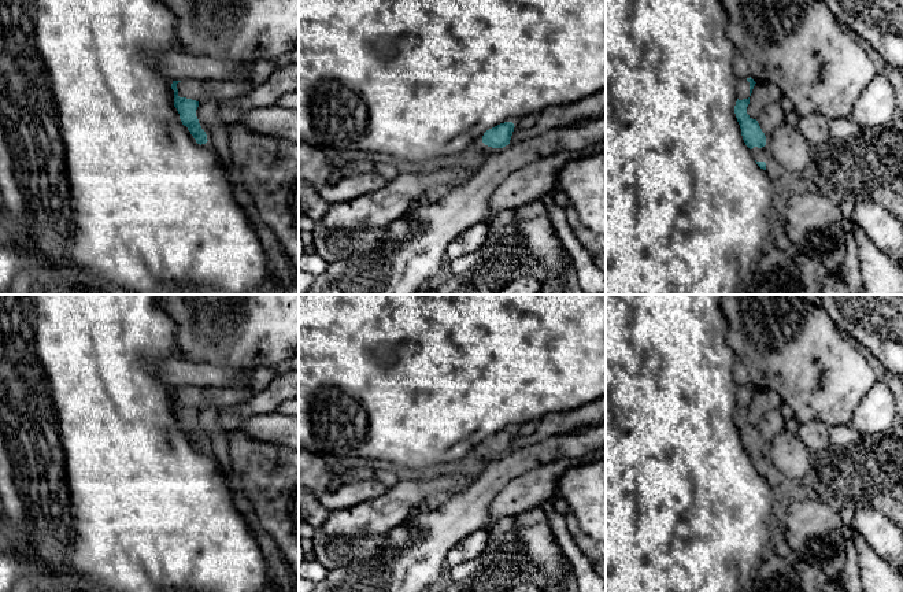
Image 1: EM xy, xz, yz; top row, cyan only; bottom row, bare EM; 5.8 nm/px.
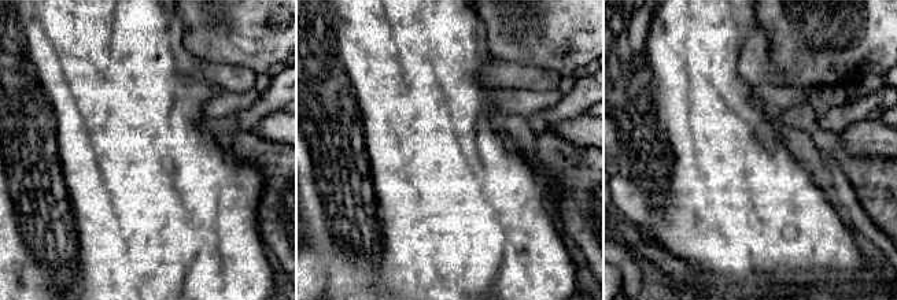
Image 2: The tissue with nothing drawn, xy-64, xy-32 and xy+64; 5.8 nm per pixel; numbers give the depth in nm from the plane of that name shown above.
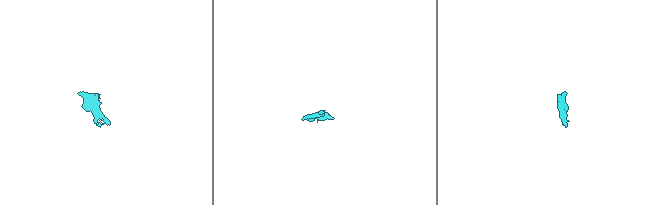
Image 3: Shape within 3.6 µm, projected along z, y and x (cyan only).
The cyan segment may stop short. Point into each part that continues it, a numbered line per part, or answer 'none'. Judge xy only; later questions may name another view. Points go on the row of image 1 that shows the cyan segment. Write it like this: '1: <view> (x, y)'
1: xy (217, 91)

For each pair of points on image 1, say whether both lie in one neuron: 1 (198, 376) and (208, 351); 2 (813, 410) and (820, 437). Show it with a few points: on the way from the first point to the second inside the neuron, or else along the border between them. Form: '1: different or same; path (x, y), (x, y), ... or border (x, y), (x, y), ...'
1: different; border (178, 356), (193, 362), (210, 362), (234, 367)
2: different; border (800, 422), (822, 421), (828, 426)

